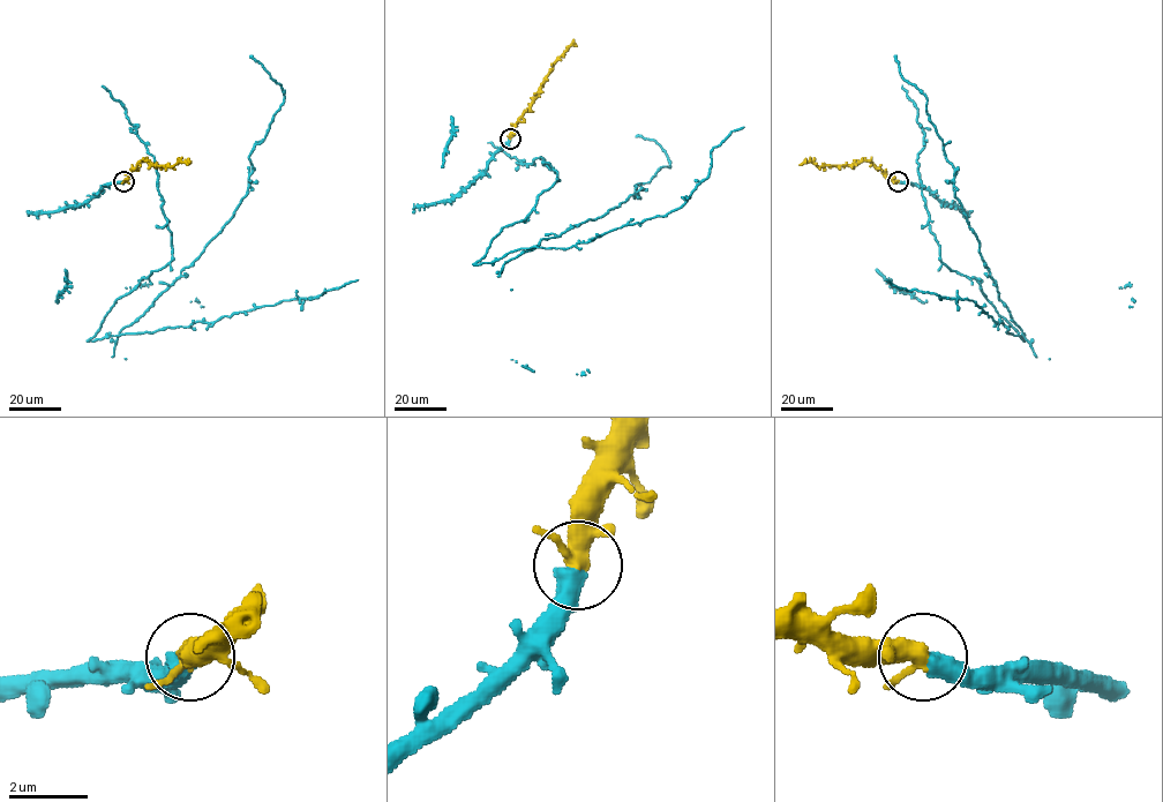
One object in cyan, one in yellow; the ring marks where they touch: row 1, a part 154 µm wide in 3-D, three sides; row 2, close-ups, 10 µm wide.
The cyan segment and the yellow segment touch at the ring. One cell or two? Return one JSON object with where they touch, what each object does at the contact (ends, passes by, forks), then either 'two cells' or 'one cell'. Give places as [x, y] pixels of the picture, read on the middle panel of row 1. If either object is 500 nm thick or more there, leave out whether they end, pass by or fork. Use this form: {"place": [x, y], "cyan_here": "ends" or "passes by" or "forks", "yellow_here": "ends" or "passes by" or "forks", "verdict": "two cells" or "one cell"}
{"place": [510, 139], "verdict": "one cell"}

